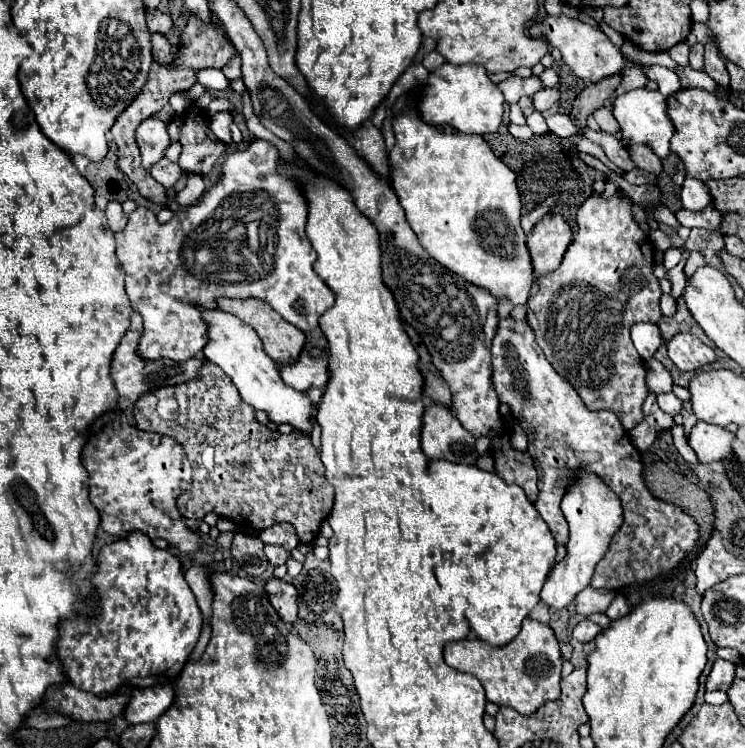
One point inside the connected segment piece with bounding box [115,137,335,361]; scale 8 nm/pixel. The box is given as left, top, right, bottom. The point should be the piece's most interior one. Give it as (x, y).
(171, 269)

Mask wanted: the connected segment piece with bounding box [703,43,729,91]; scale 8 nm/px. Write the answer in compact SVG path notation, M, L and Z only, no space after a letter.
M707 43L705 47L705 55L703 55L703 71L713 77L719 87L723 87L725 91L729 91L729 73L725 69L725 61L719 57L719 51L717 51L717 45L715 43Z

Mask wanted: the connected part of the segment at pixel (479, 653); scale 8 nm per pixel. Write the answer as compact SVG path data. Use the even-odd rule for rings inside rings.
M529 617L523 621L519 635L503 647L493 647L477 637L449 641L445 645L445 661L455 671L475 675L485 687L487 699L491 703L513 707L521 715L535 713L537 707L543 705L545 701L555 701L561 691L559 643L549 625L543 625Z

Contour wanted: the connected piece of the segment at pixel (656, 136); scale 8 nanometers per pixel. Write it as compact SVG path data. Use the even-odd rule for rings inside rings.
M645 87L617 95L611 103L611 111L621 127L621 143L623 145L643 143L643 145L649 145L657 157L667 157L671 135L675 133L675 129L671 127L671 119L667 119L665 107L667 107L665 97L659 91L647 91Z

